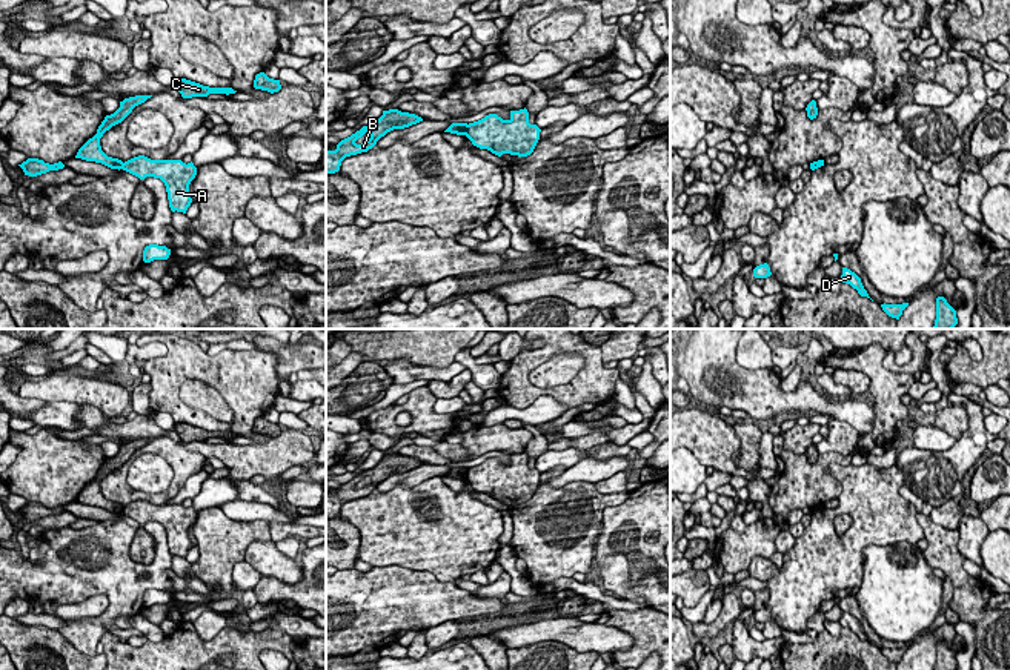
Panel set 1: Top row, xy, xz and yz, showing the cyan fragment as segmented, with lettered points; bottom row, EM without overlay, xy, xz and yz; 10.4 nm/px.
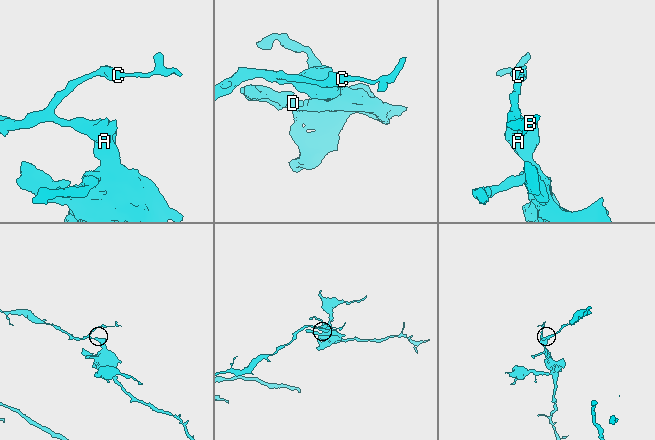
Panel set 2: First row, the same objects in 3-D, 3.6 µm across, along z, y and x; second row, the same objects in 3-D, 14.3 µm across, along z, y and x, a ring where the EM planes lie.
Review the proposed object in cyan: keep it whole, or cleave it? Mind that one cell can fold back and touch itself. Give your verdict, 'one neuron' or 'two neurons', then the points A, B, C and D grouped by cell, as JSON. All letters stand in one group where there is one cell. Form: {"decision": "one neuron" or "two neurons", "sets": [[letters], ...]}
{"decision": "two neurons", "sets": [["A", "D"], ["B", "C"]]}

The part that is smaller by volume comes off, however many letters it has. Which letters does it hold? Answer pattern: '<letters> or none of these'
B, C

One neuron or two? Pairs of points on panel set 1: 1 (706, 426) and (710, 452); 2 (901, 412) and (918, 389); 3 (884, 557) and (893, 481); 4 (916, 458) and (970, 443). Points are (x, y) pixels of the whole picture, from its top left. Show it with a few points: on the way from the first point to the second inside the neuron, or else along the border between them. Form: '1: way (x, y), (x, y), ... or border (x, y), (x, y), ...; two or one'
1: way (706, 432), (710, 446); one
2: border (915, 380), (907, 392); two
3: border (916, 543), (869, 544), (864, 549), (863, 573); two
4: way (930, 460), (956, 457); one

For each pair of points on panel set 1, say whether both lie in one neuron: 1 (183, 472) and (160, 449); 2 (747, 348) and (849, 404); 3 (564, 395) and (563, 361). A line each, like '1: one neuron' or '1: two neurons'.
1: one neuron
2: two neurons
3: two neurons

